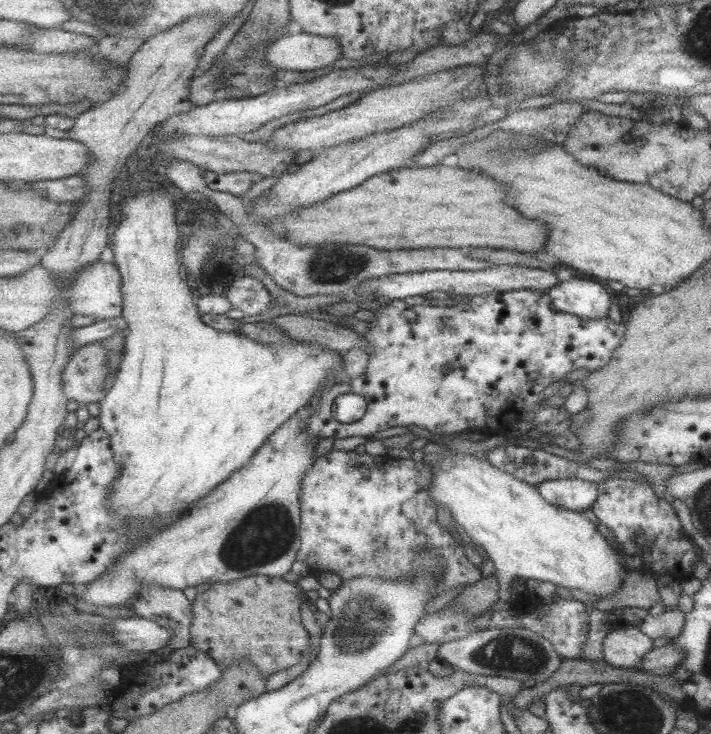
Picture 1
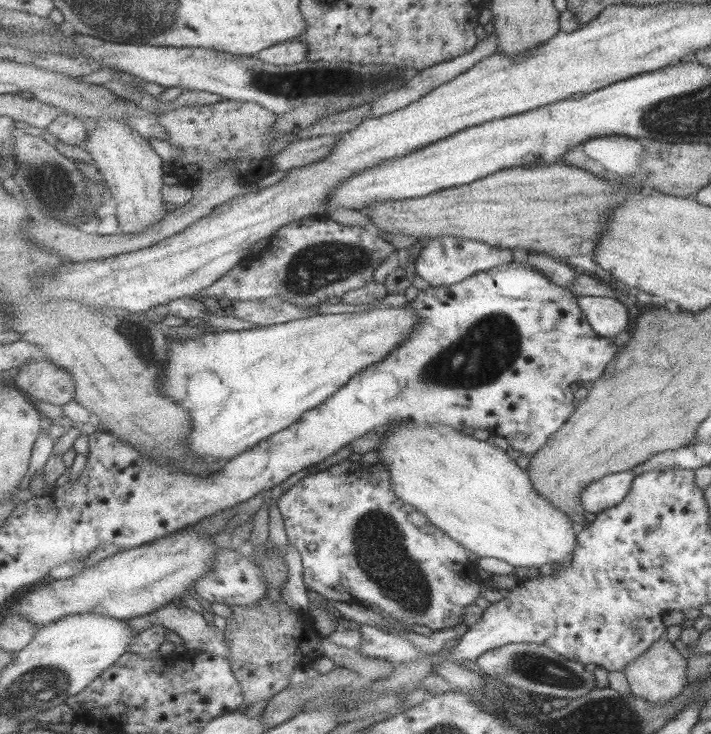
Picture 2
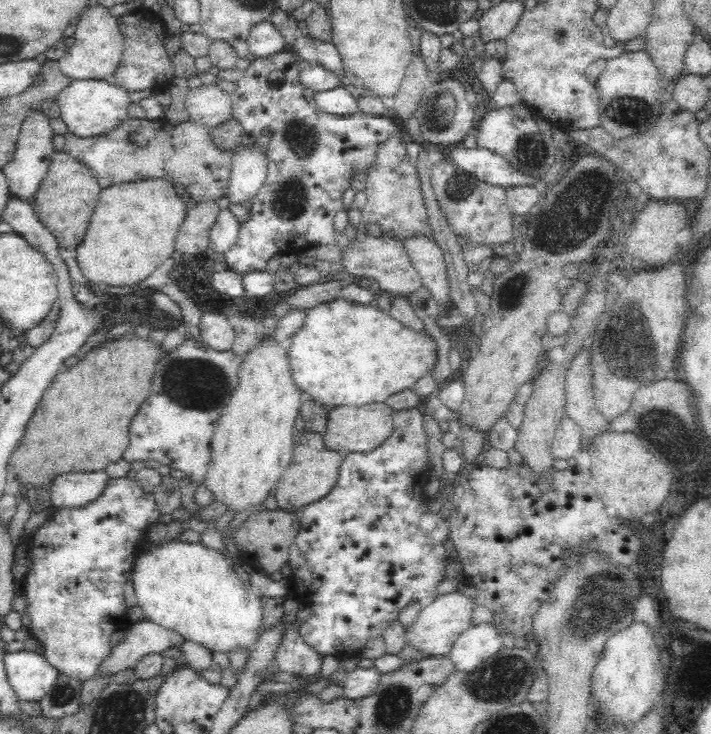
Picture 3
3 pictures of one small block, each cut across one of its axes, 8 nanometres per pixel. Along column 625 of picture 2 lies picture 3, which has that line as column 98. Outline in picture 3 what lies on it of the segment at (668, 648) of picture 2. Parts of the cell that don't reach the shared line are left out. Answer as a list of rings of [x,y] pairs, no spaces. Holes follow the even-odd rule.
[[[144,619],[125,624],[122,641],[111,648],[111,651],[98,664],[95,676],[111,678],[121,670],[133,668],[141,656],[160,653],[162,650],[177,646],[184,641],[179,634],[162,628],[159,624]]]

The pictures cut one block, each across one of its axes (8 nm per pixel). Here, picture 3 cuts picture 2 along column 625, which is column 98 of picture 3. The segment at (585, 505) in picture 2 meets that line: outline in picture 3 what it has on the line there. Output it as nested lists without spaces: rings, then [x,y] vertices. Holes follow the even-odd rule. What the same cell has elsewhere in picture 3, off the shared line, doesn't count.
[[[103,470],[59,474],[54,480],[49,480],[51,504],[53,507],[81,507],[102,492],[107,478]]]

